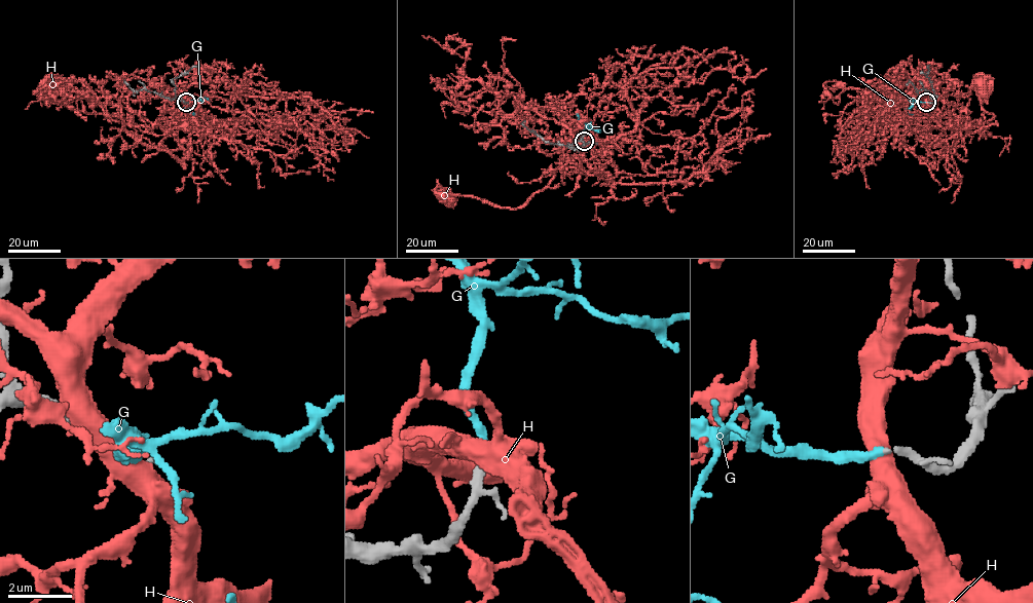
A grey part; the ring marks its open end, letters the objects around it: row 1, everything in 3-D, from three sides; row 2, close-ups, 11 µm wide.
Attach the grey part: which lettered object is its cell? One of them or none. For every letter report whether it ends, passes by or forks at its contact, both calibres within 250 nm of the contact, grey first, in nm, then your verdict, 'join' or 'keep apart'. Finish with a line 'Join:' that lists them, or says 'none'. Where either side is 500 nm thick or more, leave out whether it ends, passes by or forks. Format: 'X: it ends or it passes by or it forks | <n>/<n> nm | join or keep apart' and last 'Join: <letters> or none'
G: it ends | 190/260 nm | join
H: it forks | 190/440 nm | keep apart
Join: G

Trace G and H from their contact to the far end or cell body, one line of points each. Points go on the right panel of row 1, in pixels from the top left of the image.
G: (927, 102), (914, 101), (916, 98), (912, 101)
H: (927, 102), (930, 114), (942, 122), (958, 121), (971, 127), (994, 116), (981, 105), (988, 85), (983, 86)

